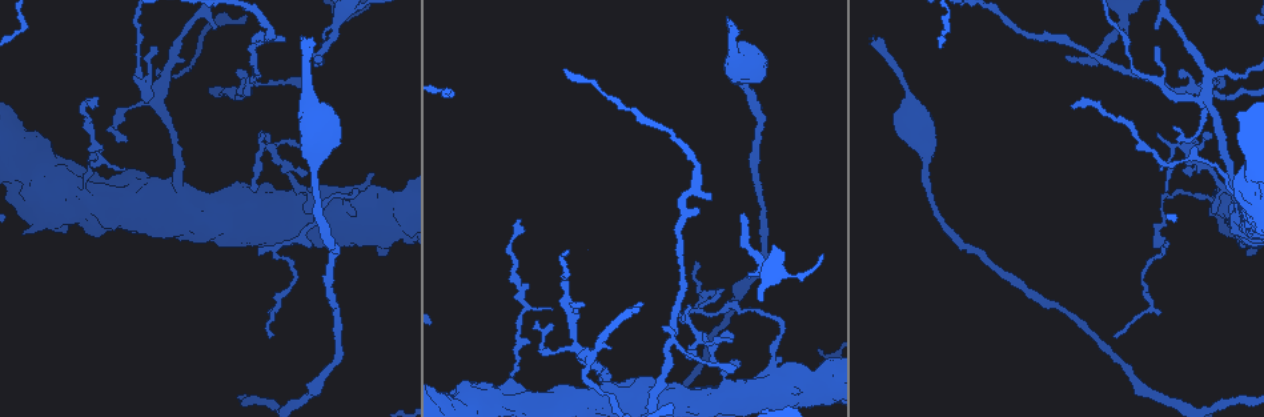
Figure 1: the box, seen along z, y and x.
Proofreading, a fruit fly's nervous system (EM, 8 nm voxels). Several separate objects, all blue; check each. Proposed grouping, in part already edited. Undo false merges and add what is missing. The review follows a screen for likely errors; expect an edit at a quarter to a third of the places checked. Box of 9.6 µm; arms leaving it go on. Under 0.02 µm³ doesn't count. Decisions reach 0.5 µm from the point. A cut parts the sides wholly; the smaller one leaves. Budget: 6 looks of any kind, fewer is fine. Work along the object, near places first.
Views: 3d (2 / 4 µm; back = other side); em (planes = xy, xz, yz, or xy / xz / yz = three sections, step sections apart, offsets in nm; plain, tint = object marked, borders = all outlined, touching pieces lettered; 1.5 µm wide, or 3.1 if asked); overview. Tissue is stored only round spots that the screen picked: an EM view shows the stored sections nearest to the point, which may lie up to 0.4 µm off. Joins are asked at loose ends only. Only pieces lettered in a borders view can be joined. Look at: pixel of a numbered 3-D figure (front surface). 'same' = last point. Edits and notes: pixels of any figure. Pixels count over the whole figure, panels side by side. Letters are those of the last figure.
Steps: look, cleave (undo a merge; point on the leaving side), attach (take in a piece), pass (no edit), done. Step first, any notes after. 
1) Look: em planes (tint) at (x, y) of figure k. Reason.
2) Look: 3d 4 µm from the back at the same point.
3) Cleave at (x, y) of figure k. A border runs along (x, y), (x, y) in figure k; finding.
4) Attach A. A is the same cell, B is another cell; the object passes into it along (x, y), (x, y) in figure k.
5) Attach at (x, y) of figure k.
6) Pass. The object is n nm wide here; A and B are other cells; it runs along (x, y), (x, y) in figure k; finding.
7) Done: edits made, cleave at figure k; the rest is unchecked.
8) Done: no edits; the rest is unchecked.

Look: em planes (borders) at (772, 376) of figure 1.

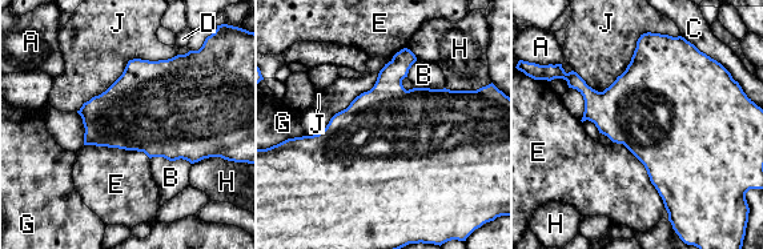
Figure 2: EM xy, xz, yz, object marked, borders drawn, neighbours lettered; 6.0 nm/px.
Pass. A, B, C, D, E, G, H and J are other cells; a border runs along (681, 35), (573, 71) in figure 2; continuous, no second neuron.

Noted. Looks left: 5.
Look: em planes (borders) at (685, 356) of figure 1.

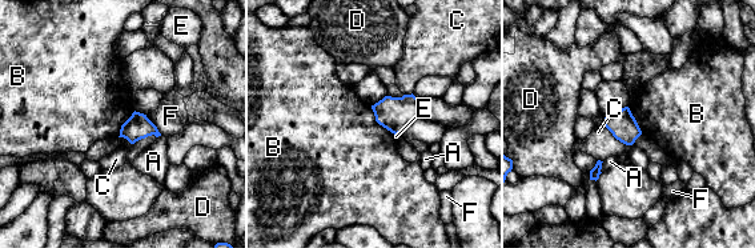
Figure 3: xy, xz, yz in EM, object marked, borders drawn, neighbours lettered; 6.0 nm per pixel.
Pass. A, B, C, D, E and F are other cells; a border runs along (370, 107), (374, 119), (394, 135) in figure 3; no lettered piece goes on from it.

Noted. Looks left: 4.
Look: em planes (borders) at (749, 275) of figure 1. Branch stops here.

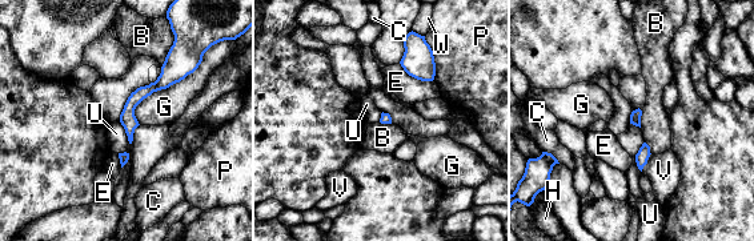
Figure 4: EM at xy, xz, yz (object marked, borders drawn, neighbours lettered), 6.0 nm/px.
Pass. B, C, E, G, H, P, U, V and W are other cells; no lettered piece goes on from it.

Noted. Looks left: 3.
Done: no edits; the rest is unchecked.

